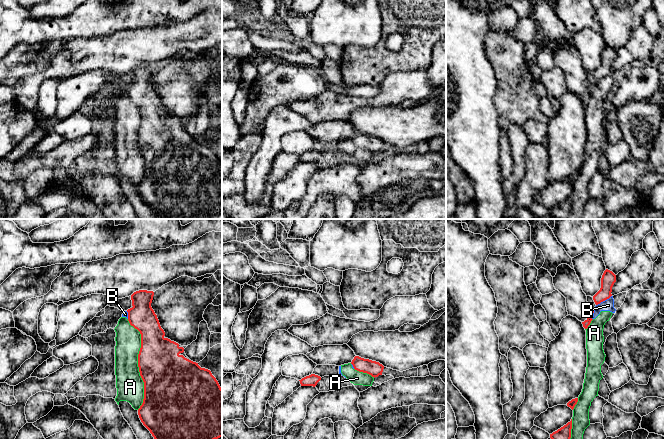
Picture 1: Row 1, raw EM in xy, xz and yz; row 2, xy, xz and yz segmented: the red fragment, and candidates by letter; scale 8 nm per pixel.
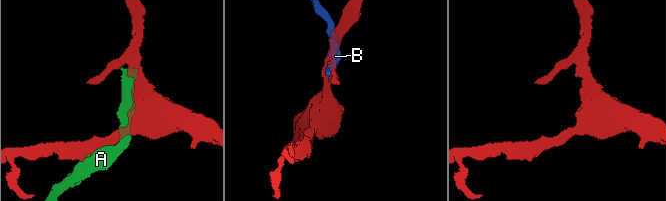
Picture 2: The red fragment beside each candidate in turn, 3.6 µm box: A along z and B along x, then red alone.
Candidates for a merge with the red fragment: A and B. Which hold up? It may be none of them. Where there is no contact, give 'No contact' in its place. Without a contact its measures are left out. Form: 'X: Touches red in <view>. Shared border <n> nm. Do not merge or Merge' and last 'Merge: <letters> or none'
A: Touches red in xy. Shared border 750 nm. Do not merge
B: Touches red in yz. Shared border 150 nm. Do not merge
Merge: none

